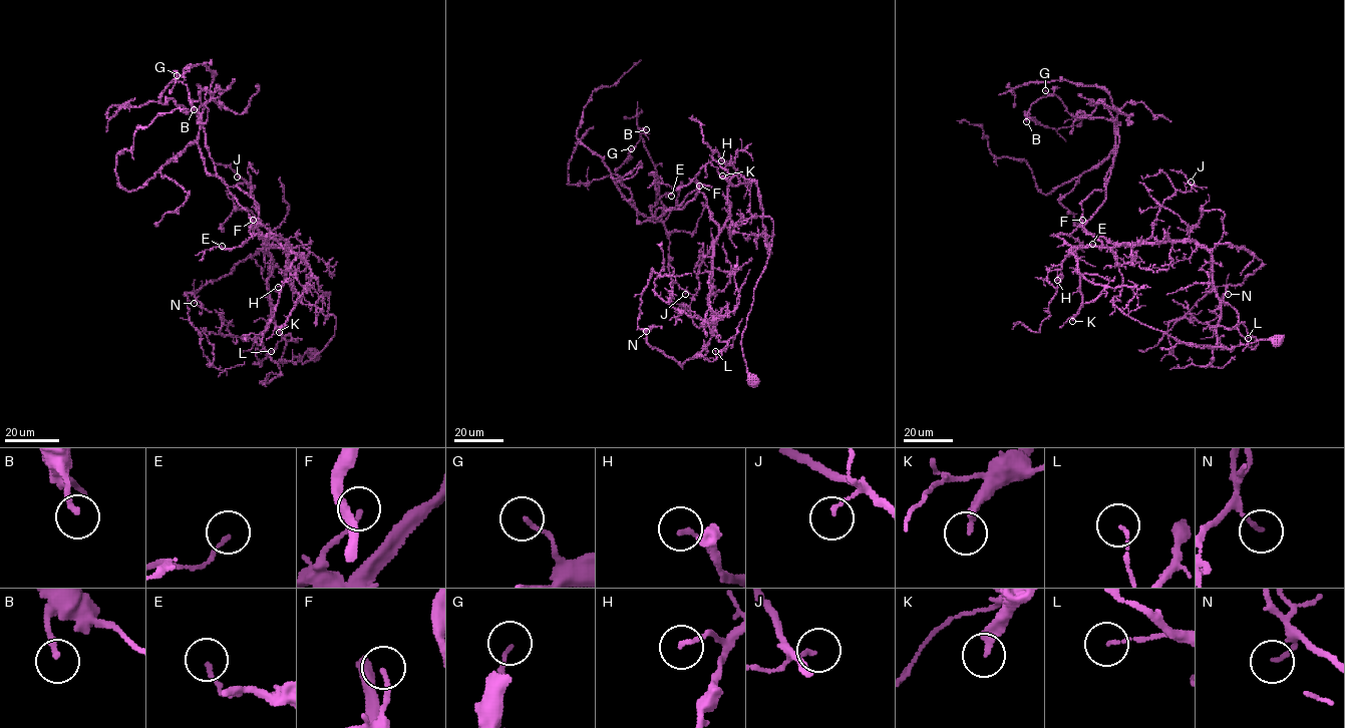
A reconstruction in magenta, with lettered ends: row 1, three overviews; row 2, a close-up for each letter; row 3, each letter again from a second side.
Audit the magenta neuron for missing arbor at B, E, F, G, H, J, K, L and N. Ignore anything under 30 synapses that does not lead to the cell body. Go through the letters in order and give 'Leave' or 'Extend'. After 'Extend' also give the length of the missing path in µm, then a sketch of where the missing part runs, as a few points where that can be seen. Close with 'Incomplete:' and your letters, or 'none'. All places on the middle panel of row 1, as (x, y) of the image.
B: Leave
E: Leave
F: Leave
G: Leave
H: Leave
J: Leave
K: Extend. Missing length about 60 µm. Course of what is missing: (722, 175), (731, 198), (731, 213), (724, 228), (716, 233), (688, 229)
L: Leave
N: Leave
Incomplete: K

